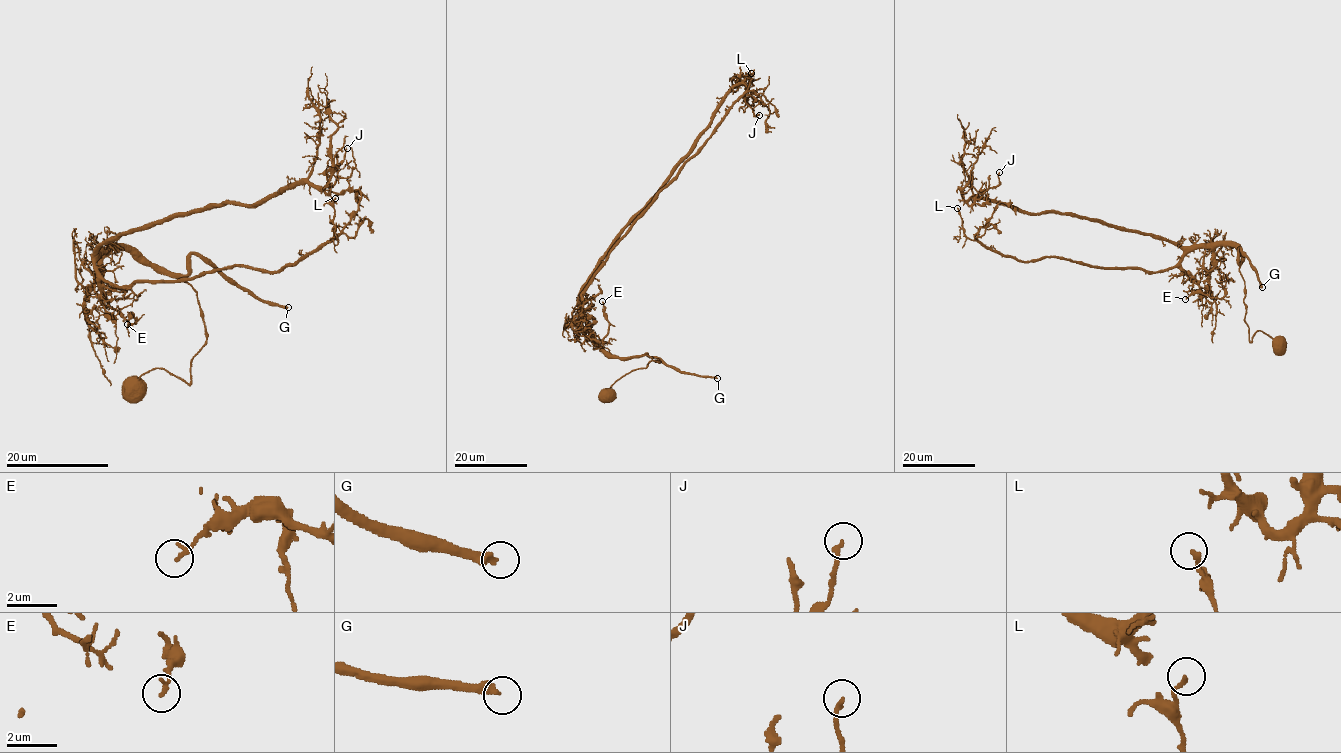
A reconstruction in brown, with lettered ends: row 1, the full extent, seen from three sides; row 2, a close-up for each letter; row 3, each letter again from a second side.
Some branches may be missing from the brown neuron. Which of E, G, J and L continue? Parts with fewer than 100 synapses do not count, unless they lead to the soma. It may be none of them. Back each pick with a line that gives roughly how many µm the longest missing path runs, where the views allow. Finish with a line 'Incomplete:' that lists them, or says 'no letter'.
G: 200 µm
Incomplete: G

